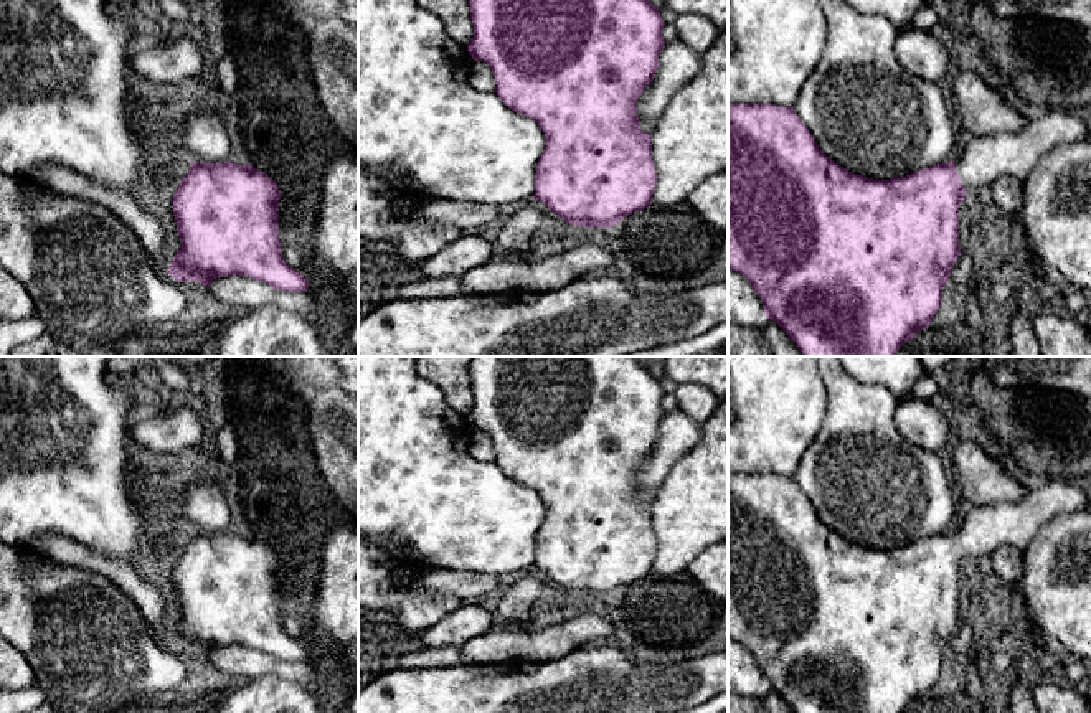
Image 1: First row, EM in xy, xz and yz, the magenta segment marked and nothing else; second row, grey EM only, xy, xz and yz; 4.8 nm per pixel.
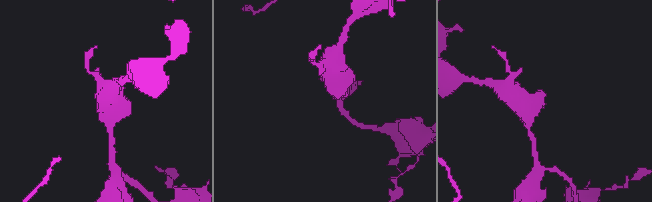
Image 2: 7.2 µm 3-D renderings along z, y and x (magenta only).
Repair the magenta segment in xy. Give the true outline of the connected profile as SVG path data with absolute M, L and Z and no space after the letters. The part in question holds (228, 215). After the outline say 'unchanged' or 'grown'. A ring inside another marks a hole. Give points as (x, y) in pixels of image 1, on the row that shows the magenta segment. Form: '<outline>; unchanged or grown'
M191 163L173 196L182 248L167 274L182 284L196 281L206 287L216 277L243 276L284 292L307 290L307 279L282 257L279 198L279 185L253 165Z; unchanged

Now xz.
M469 0L469 5L474 25L469 54L490 66L503 104L533 119L545 132L533 198L568 223L564 234L583 243L593 238L591 228L612 228L650 206L657 172L652 134L640 130L637 99L654 81L665 48L659 8L649 0Z; grown

